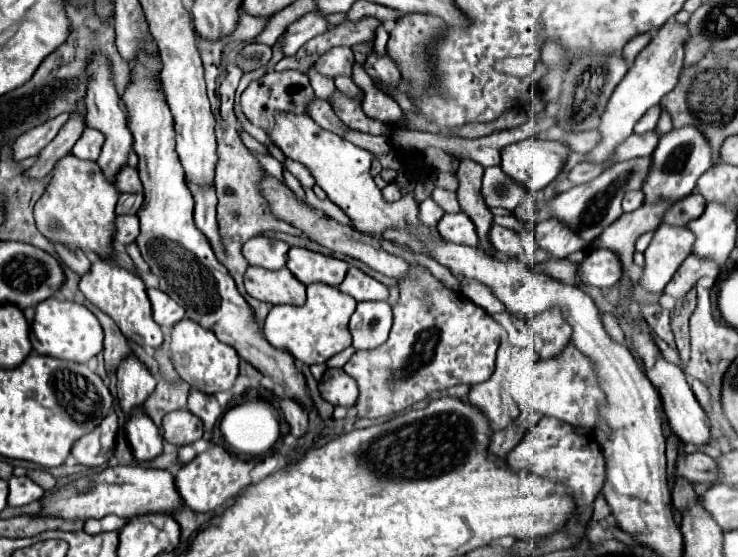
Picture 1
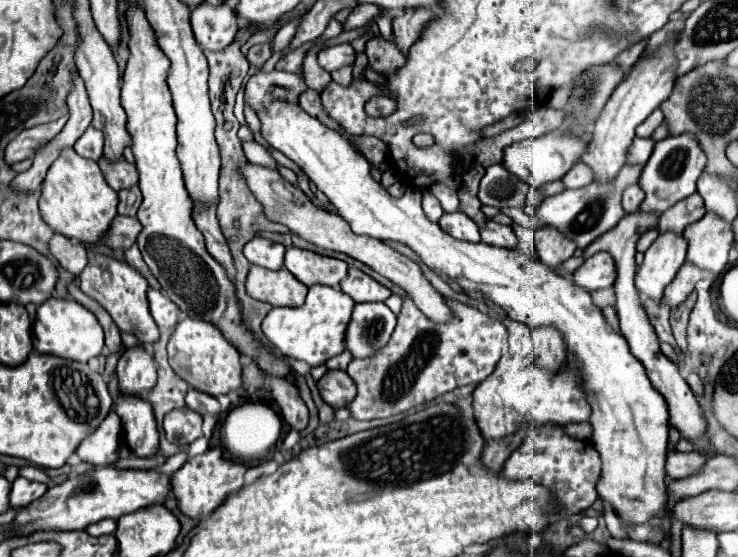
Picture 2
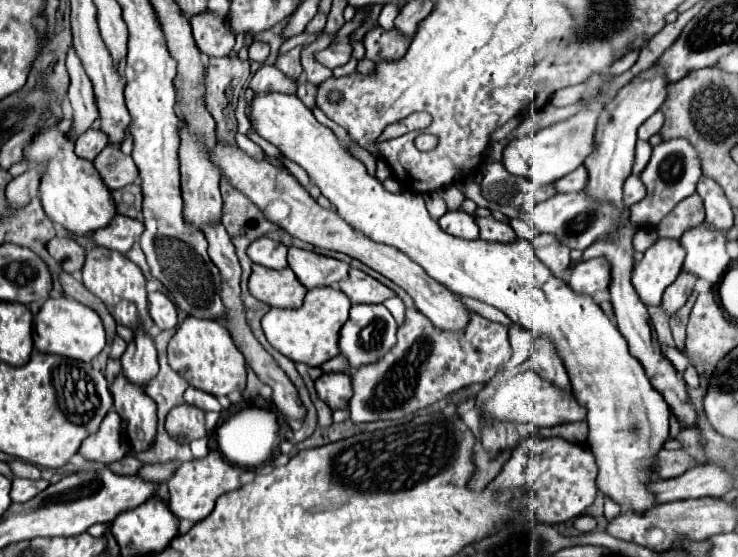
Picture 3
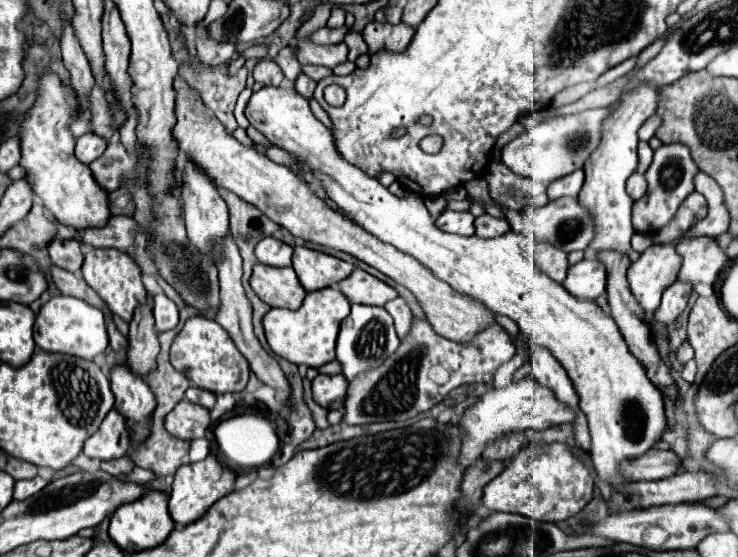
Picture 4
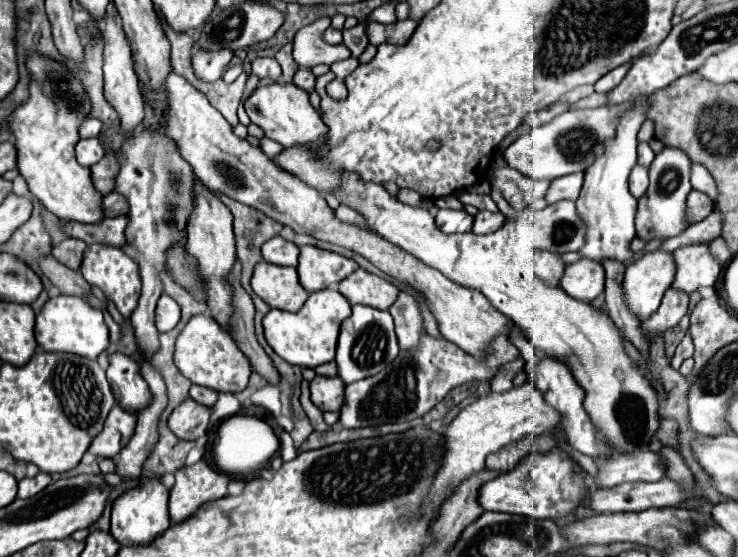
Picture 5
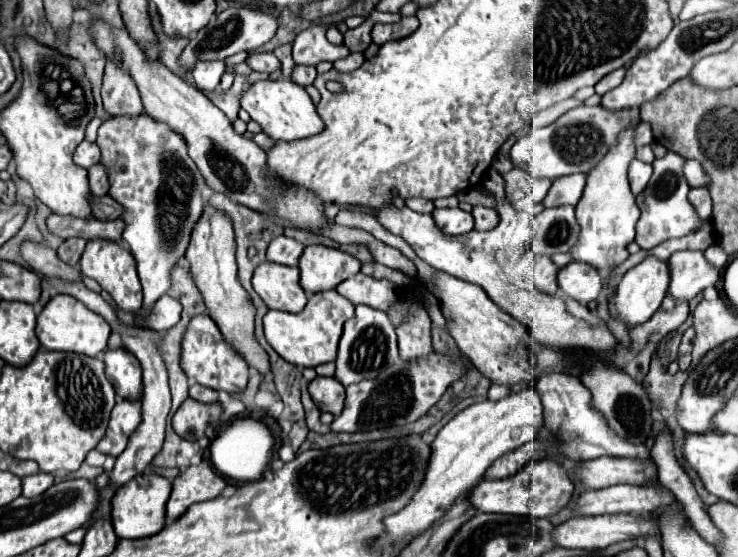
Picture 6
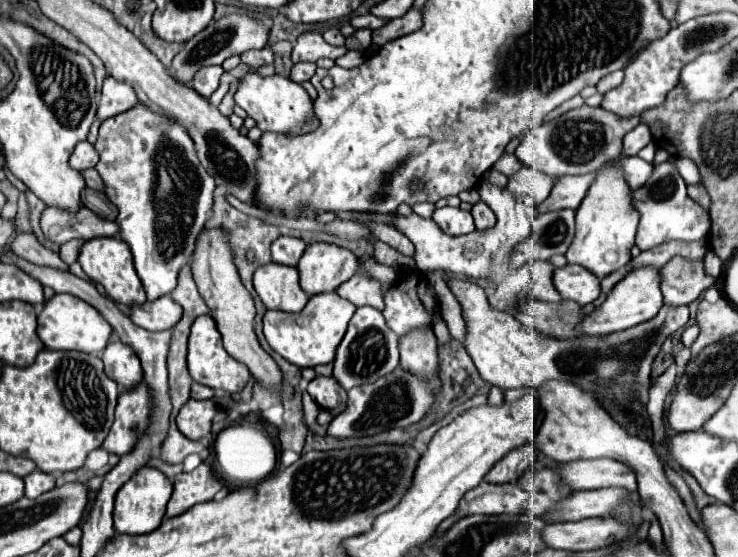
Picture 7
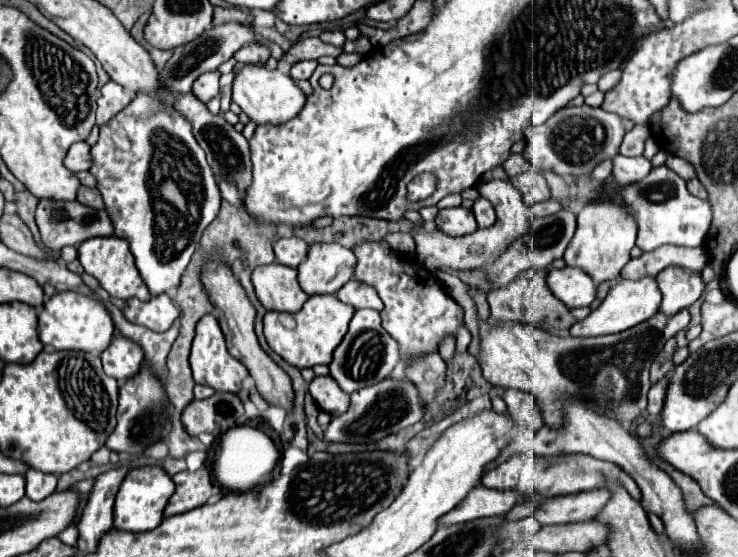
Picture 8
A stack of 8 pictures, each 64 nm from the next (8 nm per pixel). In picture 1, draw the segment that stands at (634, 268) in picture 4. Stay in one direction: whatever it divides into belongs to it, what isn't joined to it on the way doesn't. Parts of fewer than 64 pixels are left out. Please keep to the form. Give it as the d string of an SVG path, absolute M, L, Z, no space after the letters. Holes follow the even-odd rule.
M660 224L650 246L644 252L646 262L638 284L646 292L660 294L680 264L686 260L686 256L692 252L692 244L694 236L688 232L688 228L672 228Z

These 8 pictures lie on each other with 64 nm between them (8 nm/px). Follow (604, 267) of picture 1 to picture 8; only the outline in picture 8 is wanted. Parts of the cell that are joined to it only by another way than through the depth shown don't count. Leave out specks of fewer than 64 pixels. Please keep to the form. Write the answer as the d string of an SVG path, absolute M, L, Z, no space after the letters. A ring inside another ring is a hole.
M568 266L562 270L552 268L546 276L546 284L550 292L570 310L590 306L592 300L596 298L596 286L592 278L580 272L580 268L568 268Z

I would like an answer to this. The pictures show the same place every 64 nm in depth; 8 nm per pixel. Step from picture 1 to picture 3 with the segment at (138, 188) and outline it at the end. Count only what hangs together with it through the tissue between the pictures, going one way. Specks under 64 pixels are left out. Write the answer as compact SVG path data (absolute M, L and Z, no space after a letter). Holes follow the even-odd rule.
M116 144L106 146L100 152L100 156L96 156L94 166L110 190L124 188L124 186L136 182L136 178L138 178L138 168L136 168L132 156L122 154L122 150Z

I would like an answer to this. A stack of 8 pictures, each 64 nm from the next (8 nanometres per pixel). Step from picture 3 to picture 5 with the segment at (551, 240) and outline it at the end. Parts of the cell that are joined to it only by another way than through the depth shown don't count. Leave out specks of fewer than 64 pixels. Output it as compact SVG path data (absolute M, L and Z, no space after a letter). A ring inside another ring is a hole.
M538 252L536 258L536 276L548 286L558 286L564 272L564 264L554 252Z

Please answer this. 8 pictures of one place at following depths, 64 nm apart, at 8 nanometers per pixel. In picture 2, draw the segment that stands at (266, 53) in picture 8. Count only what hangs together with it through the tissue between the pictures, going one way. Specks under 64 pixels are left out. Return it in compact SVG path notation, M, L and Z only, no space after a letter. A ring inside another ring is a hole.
M272 70L272 72L256 72L248 84L246 84L246 102L258 110L260 106L272 102L274 98L282 98L282 100L290 100L290 102L298 102L298 96L306 90L306 82L302 76L298 74L290 74L290 72L280 72L280 70Z

